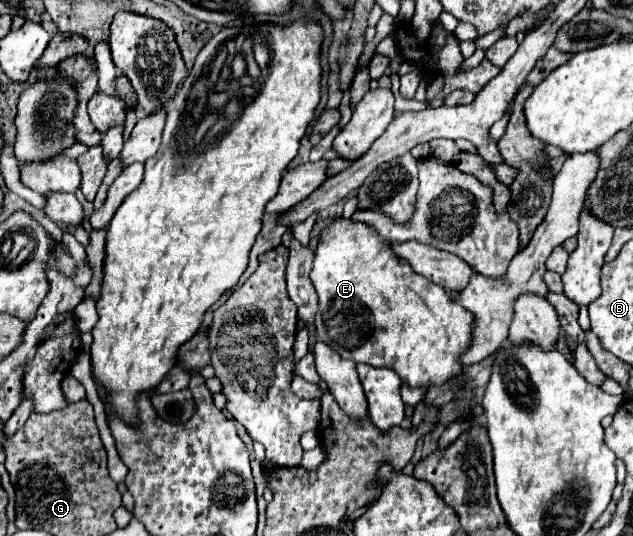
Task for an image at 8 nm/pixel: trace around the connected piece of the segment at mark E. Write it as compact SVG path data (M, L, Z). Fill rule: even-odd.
M335 218L321 230L315 248L311 282L319 296L319 310L315 314L317 338L329 344L341 358L365 362L377 368L391 368L409 384L409 388L443 386L463 376L465 366L459 358L469 350L473 340L475 316L451 300L445 288L413 272L411 264L401 260L393 252L391 244L381 240L367 222L363 224L351 218Z

